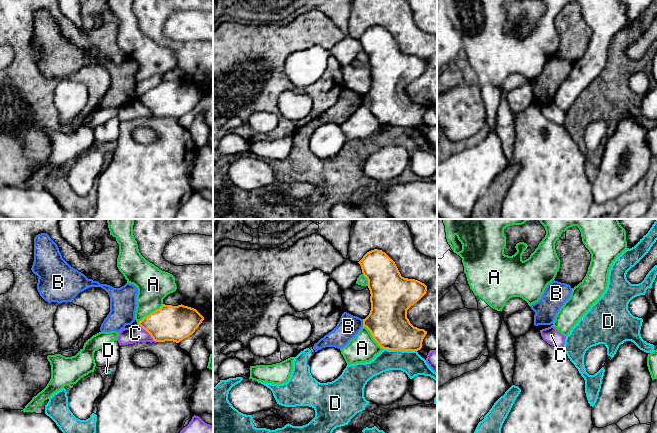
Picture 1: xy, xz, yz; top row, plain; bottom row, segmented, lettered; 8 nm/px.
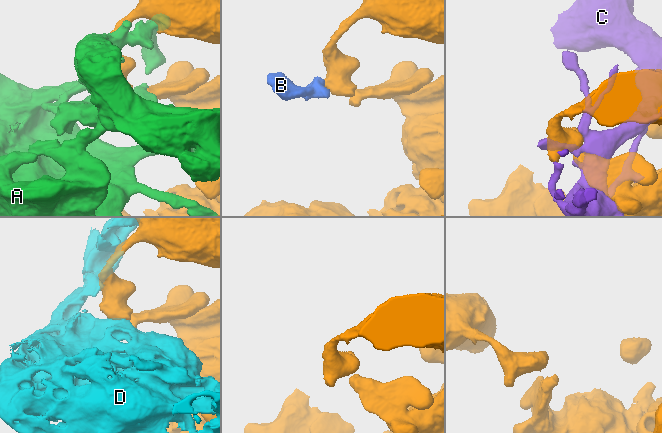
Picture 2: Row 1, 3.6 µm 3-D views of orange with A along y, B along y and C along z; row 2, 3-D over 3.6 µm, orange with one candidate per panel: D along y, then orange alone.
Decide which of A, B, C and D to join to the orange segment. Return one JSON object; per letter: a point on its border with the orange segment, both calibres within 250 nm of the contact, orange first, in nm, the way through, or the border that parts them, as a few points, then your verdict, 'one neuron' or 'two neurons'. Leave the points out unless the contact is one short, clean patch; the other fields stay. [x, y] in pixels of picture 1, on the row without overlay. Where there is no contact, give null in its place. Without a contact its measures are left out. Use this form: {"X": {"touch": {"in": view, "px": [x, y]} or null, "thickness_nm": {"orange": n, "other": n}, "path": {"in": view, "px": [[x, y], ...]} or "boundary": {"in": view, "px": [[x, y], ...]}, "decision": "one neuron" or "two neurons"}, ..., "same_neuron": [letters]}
{"A": {"touch": {"in": "xy", "px": [150, 89]}, "thickness_nm": {"orange": 280, "other": 260}, "decision": "two neurons"}, "B": {"touch": {"in": "xz", "px": [363, 99]}, "thickness_nm": {"orange": 320, "other": 180}, "boundary": {"in": "xz", "px": [[362, 95], [363, 102]]}, "decision": "two neurons"}, "C": {"touch": {"in": "xy", "px": [148, 108]}, "thickness_nm": {"orange": 280, "other": 140}, "decision": "two neurons"}, "D": {"touch": {"in": "xz", "px": [400, 125]}, "thickness_nm": {"orange": 320, "other": 190}, "decision": "two neurons"}, "same_neuron": []}

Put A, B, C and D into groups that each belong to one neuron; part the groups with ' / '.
A / B D / C

